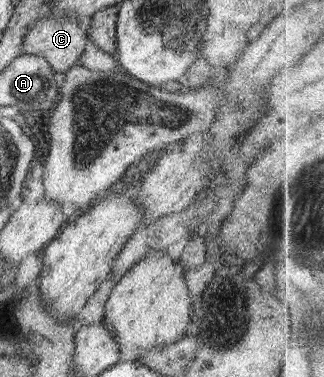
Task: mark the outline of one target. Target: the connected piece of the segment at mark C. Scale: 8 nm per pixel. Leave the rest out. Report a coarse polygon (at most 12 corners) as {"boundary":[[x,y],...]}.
{"boundary":[[40,17],[23,54],[60,73],[76,66],[90,40],[78,17]]}

